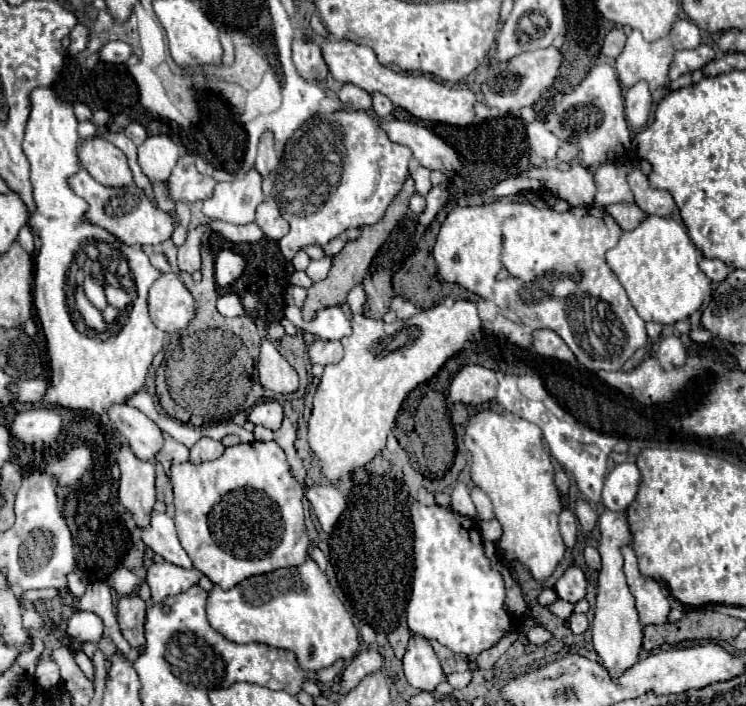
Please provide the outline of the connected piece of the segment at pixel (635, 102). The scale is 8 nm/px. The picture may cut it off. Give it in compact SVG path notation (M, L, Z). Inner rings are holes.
M645 81L635 83L633 87L627 89L625 93L625 119L631 127L643 127L649 119L649 111L651 111L651 91L645 85Z

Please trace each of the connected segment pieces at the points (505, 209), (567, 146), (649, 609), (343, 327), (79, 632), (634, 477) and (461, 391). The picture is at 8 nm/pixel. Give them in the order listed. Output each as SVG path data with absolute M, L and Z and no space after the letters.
M493 201L489 205L455 207L441 225L433 257L437 257L437 269L445 281L457 283L501 309L515 311L533 331L555 331L587 369L617 371L647 343L645 321L637 315L623 285L605 261L605 253L617 245L621 233L621 227L605 209L575 207L557 213L553 209L537 209L529 203Z
M567 141L567 143L563 143L563 145L559 147L557 159L559 159L559 161L563 161L563 163L569 163L573 157L577 157L577 153L579 153L579 147L577 147L575 143Z
M623 547L623 557L625 557L623 571L627 577L629 591L635 597L635 609L639 613L639 621L643 625L663 625L671 611L667 595L663 593L659 583L655 583L653 579L645 579L639 573L637 557L631 547Z
M337 305L317 311L313 319L305 319L301 315L299 307L287 307L285 319L289 319L297 329L317 335L321 339L343 339L351 333L349 319L341 311L341 307L337 307Z
M79 611L67 621L67 635L75 641L97 643L103 635L103 621L91 611Z
M635 463L615 465L603 483L603 507L611 511L625 511L637 495L639 479L641 475Z
M467 365L453 377L449 401L463 405L483 405L495 399L495 391L495 371L485 369L481 365Z

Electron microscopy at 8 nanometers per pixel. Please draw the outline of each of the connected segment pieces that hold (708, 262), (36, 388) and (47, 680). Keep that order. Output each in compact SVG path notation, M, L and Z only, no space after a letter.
M701 257L699 267L705 271L705 275L711 281L717 281L717 283L723 281L729 275L729 267L723 261L719 261L719 259L705 259L705 257Z
M35 377L35 379L17 379L17 381L9 383L7 389L15 395L17 401L39 405L41 397L43 397L47 390L47 386L48 384L45 379Z
M47 657L43 661L39 661L37 671L35 671L35 681L43 687L43 689L51 689L59 683L59 669L53 661L49 661Z

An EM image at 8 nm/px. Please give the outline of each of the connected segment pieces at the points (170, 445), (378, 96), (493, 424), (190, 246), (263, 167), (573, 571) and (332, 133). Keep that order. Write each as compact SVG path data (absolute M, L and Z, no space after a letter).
M163 433L163 447L161 447L159 453L155 455L155 459L163 463L165 471L167 471L167 473L171 471L173 461L187 461L187 457L189 457L189 449L187 449L185 445L177 443L171 435Z
M373 93L371 99L373 99L373 111L375 111L379 117L389 117L389 115L391 115L393 103L391 103L383 93Z
M479 411L465 427L465 447L471 453L471 481L487 493L487 497L493 501L495 519L503 527L503 535L497 541L497 547L501 551L501 559L505 563L519 561L523 563L531 575L537 581L545 581L551 577L555 567L561 563L565 545L559 535L557 517L563 509L559 491L555 487L555 469L549 457L549 451L543 447L543 433L535 423L529 423L521 417L513 415L497 415L493 411Z
M201 224L187 235L187 241L179 247L177 253L177 265L181 271L195 273L201 268L201 236L204 232L205 225Z
M265 133L265 137L261 137L261 143L259 143L259 155L257 155L255 167L257 167L257 171L261 173L261 177L267 177L267 175L273 175L273 173L275 173L277 157L275 157L273 139L269 137L269 133Z
M569 567L561 579L553 585L553 589L557 591L557 595L569 603L577 603L585 597L585 589L587 589L587 581L585 575L579 567Z
M335 111L329 115L317 115L303 121L285 145L277 177L275 177L275 201L281 207L281 215L289 221L289 233L279 241L281 253L291 261L299 249L307 245L325 245L347 229L375 225L395 195L401 191L409 175L411 151L405 145L393 143L375 117L365 111Z

